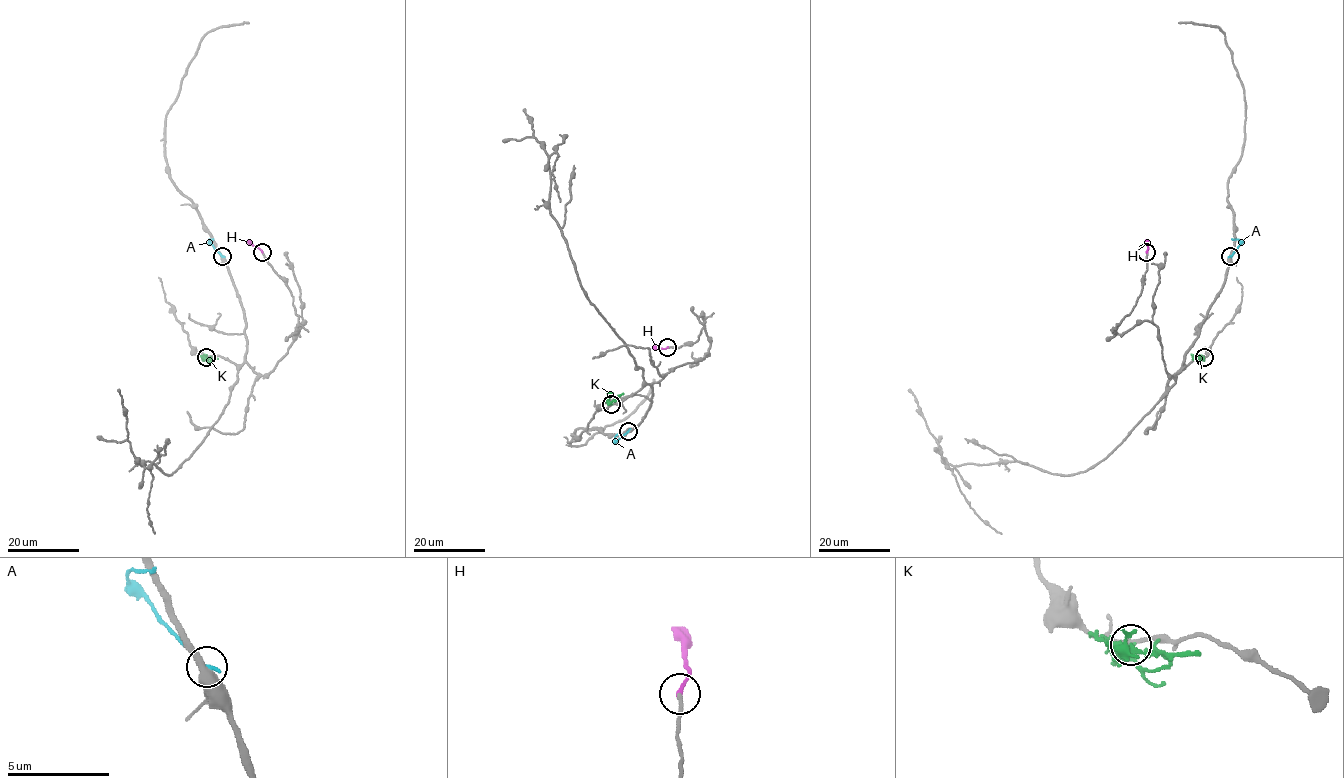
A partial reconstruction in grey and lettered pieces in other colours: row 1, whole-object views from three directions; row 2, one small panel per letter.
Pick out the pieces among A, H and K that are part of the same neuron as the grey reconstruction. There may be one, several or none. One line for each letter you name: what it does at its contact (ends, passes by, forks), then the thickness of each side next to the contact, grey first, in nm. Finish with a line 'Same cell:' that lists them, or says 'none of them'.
H: it ends | 180/200 nm
Same cell: H

